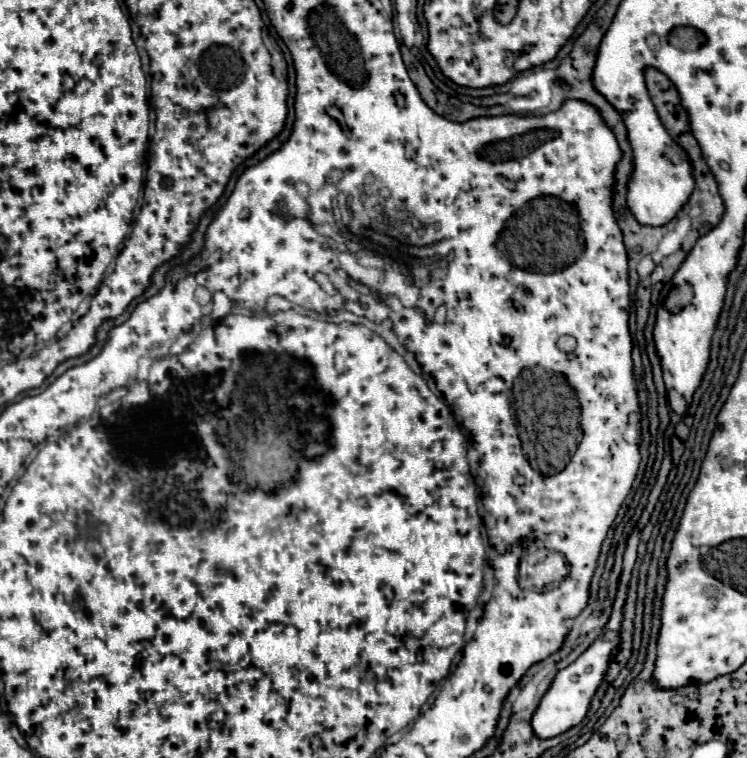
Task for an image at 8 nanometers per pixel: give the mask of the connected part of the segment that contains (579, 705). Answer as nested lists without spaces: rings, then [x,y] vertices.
[[[598,637],[574,663],[570,663],[566,669],[556,673],[550,689],[540,699],[540,705],[536,707],[532,721],[530,721],[532,731],[538,739],[556,737],[556,735],[568,731],[570,727],[578,725],[586,717],[590,699],[592,699],[594,691],[598,689],[598,685],[602,683],[602,677],[610,663],[610,653],[616,645],[618,645],[618,637]]]

